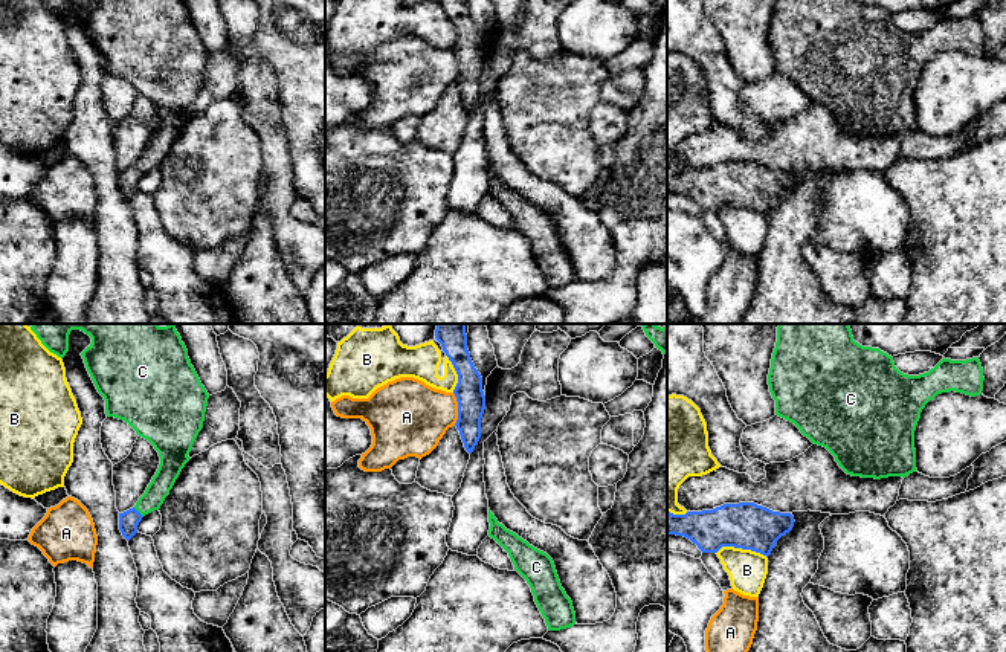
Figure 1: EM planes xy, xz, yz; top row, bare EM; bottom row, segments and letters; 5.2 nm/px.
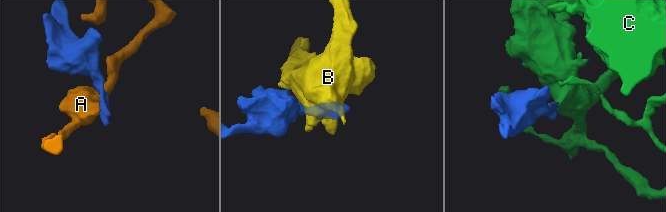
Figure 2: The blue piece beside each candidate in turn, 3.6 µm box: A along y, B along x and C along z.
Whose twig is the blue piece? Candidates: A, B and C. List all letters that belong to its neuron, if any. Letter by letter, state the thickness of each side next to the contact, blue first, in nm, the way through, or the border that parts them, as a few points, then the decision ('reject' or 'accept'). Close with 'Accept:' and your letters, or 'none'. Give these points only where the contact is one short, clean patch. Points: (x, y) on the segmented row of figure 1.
A: 150 nm thick on the blue side, 380 nm on the other; border along xz (452, 393), (457, 402), (455, 425); reject
B: 240 nm thick on the blue side, 200 nm on the other; reject
C: 110 nm thick on the blue side, 120 nm on the other; runs through xy (128, 521), (138, 512), (154, 495), (165, 477); accept
Accept: C

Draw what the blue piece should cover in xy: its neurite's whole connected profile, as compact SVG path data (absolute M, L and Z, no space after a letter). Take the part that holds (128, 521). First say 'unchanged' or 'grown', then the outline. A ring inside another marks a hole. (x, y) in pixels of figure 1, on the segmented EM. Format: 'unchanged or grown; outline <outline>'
grown; outline M34 324L31 330L50 353L61 359L69 351L69 334L72 330L81 330L89 334L92 344L81 356L98 392L105 400L107 417L124 420L159 452L160 464L145 493L133 508L119 513L119 530L130 541L137 533L142 518L160 508L182 469L191 460L188 455L203 428L209 394L191 365L188 350L176 330L176 324L168 324L166 327L159 327L157 324Z

